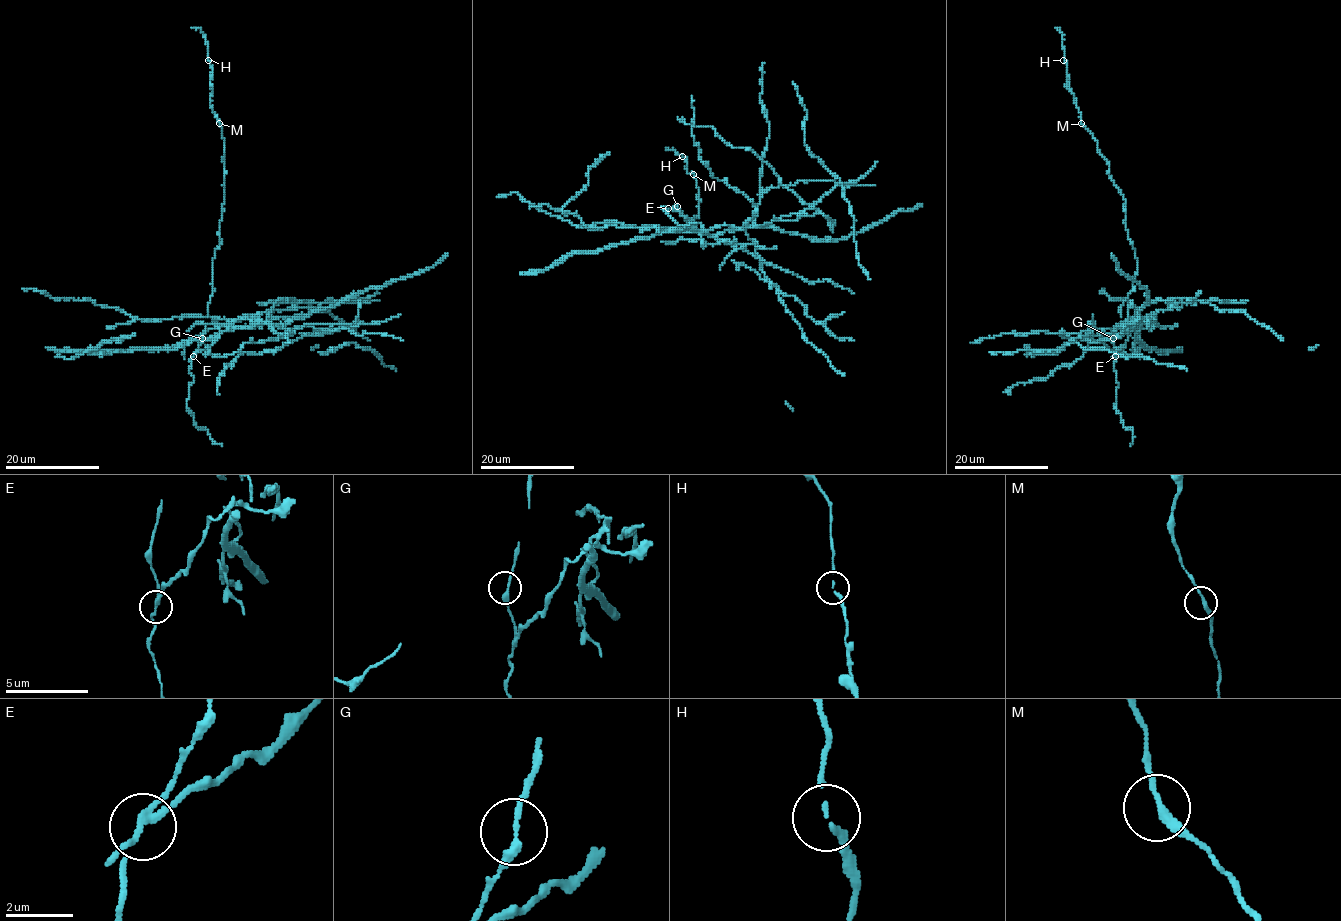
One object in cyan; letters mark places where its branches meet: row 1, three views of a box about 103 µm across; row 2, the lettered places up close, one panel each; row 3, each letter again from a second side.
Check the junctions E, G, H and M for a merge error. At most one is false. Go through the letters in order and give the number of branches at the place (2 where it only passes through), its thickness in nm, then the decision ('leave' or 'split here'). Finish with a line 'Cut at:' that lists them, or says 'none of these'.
E: 2 | 200 nm | split here
G: 2 | 240 nm | leave
H: 2 | 130 nm | leave
M: 2 | 220 nm | leave
Cut at: E

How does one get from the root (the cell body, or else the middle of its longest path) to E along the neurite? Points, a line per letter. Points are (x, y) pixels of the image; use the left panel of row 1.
E: (202, 338), (193, 356)

